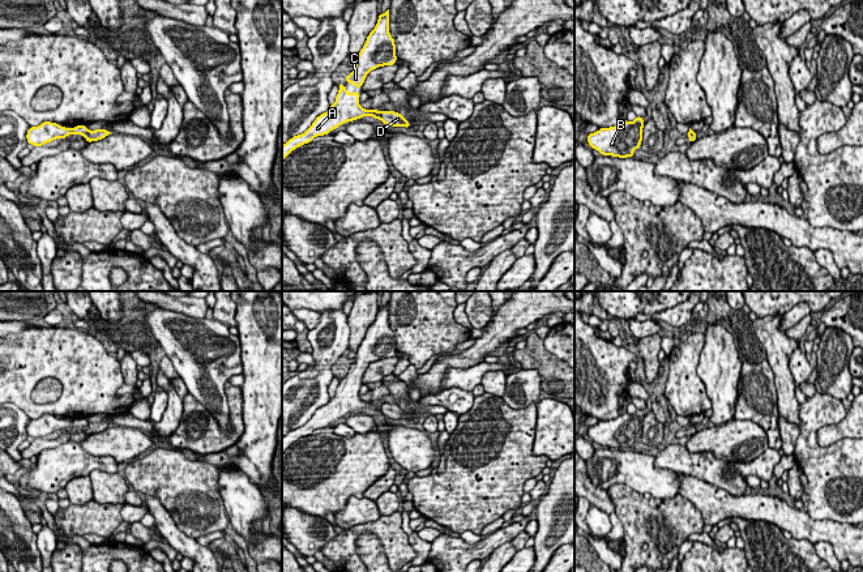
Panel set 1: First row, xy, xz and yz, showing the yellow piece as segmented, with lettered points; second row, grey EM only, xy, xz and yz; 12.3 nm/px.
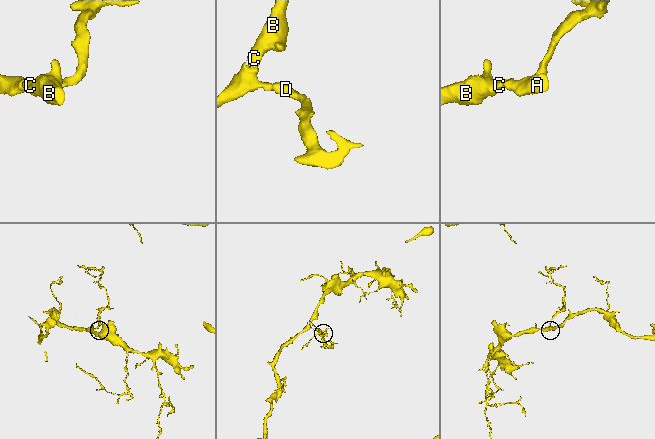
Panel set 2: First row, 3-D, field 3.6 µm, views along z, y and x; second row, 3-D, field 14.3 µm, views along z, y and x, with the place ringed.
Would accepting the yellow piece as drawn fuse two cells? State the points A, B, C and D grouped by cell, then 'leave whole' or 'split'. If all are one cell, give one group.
A B C / D; split

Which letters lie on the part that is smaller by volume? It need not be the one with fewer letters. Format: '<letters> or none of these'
D

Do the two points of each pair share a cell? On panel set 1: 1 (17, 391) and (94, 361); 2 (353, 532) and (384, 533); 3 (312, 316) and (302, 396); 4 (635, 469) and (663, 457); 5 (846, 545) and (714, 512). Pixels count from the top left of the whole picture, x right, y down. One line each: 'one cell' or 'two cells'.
1: one cell
2: one cell
3: two cells
4: two cells
5: one cell

